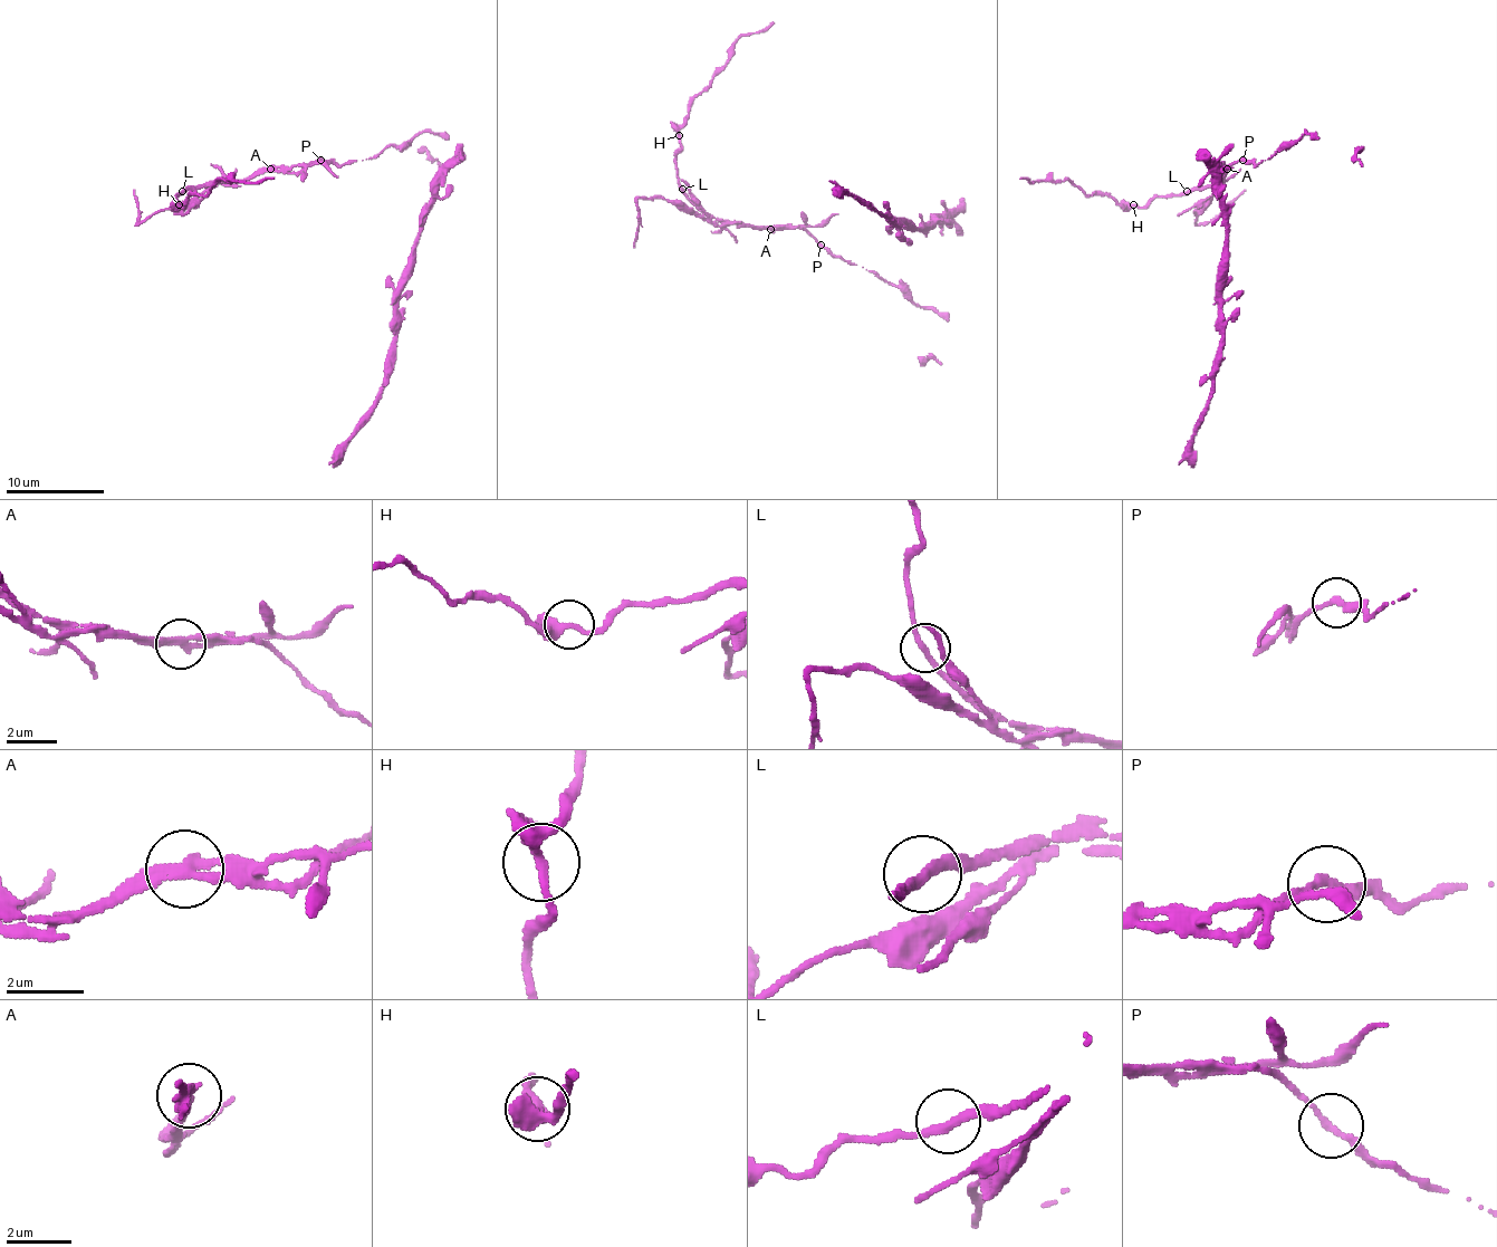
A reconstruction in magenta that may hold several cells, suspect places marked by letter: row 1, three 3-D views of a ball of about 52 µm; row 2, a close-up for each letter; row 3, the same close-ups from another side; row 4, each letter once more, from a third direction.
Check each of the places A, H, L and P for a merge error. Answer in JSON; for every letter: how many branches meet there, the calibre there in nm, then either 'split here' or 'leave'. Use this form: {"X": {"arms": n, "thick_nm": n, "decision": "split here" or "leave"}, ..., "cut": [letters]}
{"A": {"arms": 2, "thick_nm": 280, "decision": "split here"}, "H": {"arms": 3, "thick_nm": 280, "decision": "leave"}, "L": {"arms": 2, "thick_nm": 240, "decision": "leave"}, "P": {"arms": 2, "thick_nm": 200, "decision": "leave"}, "cut": ["A"]}

